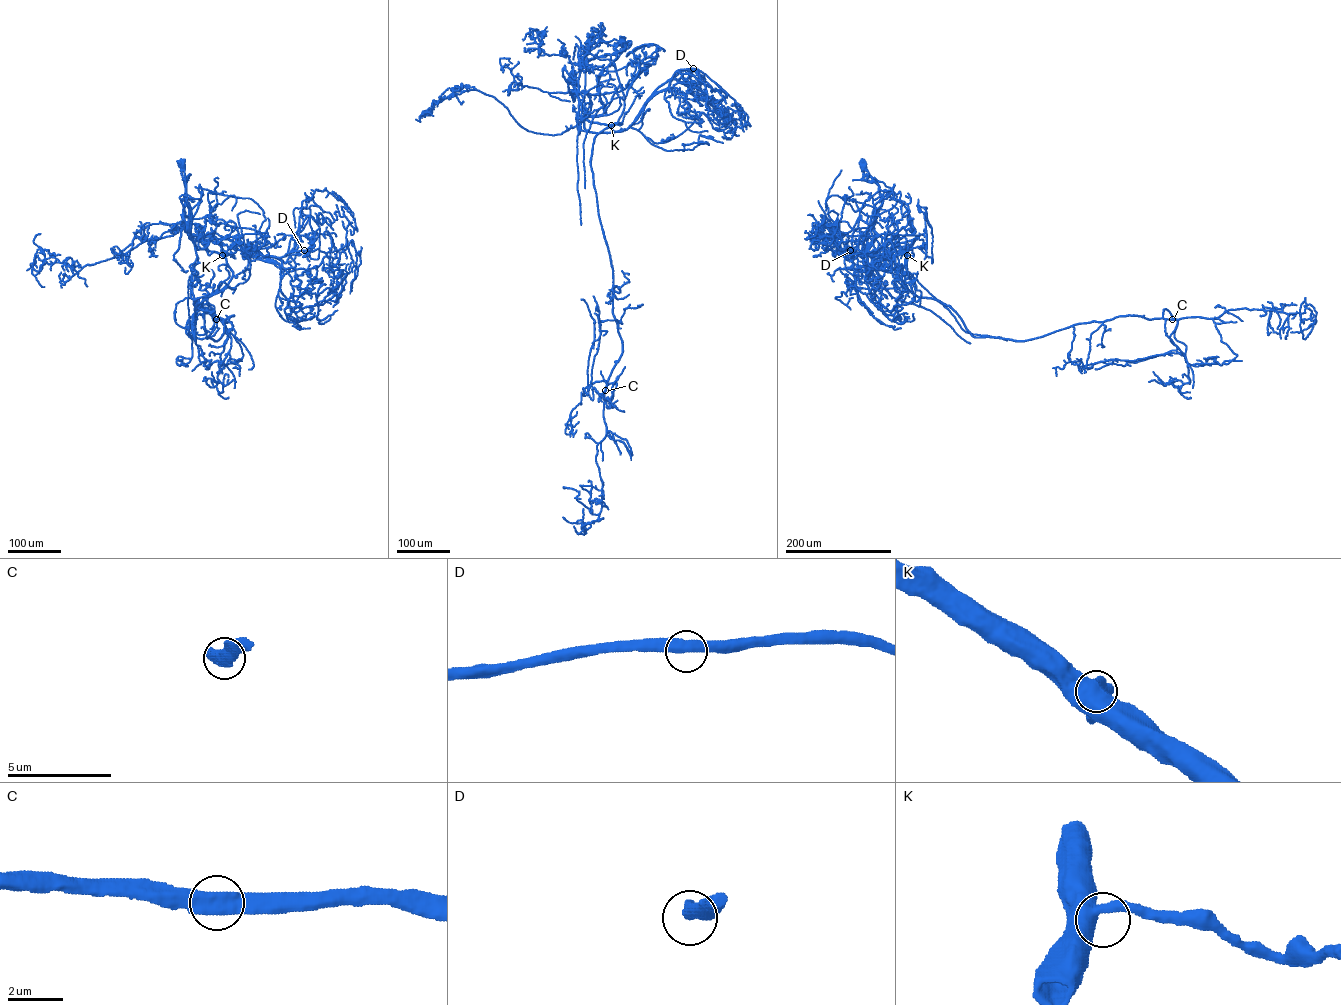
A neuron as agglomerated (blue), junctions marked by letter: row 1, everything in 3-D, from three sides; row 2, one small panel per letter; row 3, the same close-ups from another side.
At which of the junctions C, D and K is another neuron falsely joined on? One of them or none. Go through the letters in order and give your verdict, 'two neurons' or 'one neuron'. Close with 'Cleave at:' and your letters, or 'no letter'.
C: one neuron
D: one neuron
K: one neuron
Cleave at: no letter

